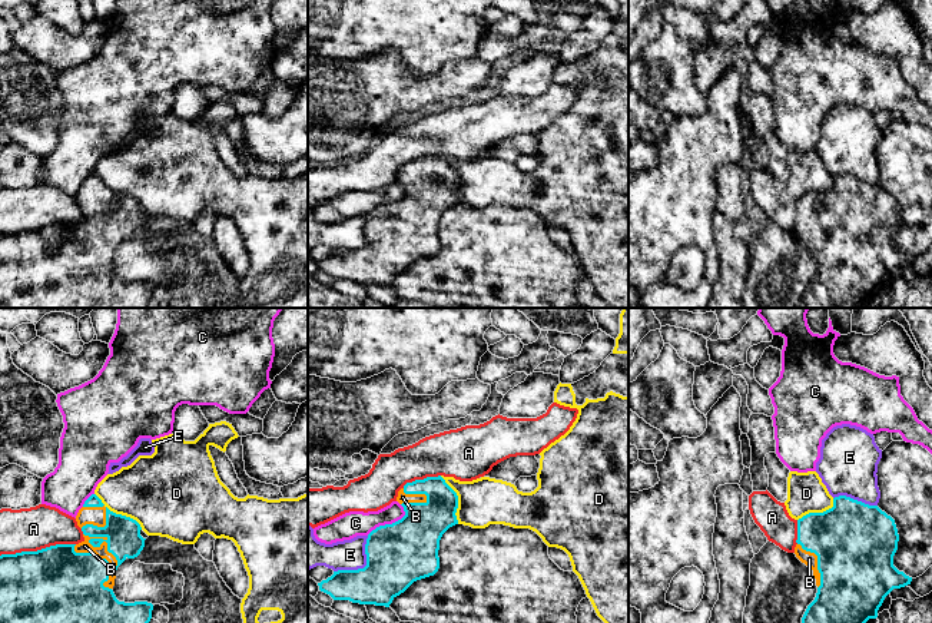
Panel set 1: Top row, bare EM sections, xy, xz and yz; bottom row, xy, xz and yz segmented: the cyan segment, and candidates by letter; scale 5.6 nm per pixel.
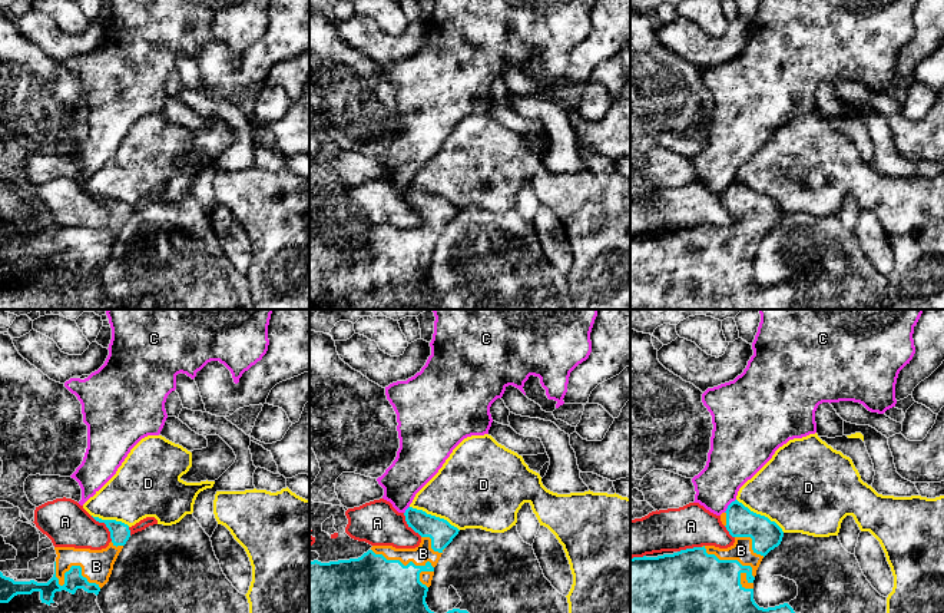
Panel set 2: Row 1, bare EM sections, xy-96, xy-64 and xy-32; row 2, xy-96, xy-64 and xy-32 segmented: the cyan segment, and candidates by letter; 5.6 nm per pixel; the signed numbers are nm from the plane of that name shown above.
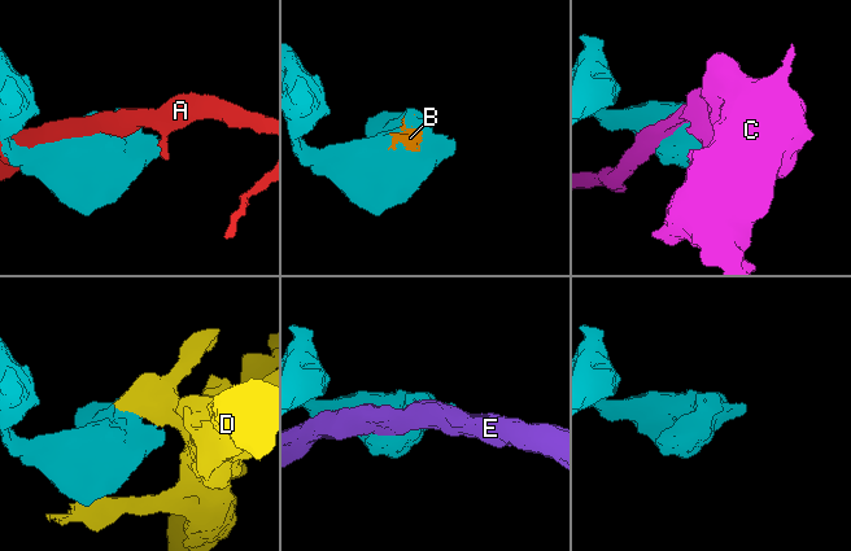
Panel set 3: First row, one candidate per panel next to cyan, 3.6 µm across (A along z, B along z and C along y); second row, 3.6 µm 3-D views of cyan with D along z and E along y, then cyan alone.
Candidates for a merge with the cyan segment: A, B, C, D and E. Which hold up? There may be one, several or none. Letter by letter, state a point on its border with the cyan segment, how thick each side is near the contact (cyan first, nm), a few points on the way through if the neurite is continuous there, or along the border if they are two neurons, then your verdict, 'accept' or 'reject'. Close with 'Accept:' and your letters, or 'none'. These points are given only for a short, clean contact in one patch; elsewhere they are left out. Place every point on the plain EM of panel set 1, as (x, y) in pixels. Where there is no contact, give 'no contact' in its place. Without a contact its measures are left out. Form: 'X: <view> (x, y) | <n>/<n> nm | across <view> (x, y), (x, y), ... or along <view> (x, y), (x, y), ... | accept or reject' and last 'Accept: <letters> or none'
A: xy (37, 229) | 500/240 nm | reject
B: xy (108, 224) | 190/70 nm | accept
C: xz (388, 204) | 360/140 nm | reject
D: xy (119, 194) | 190/400 nm | along xy (95, 172), (110, 189), (132, 196), (142, 208) | reject
E: xz (365, 245) | 360/180 nm | reject
Accept: B

